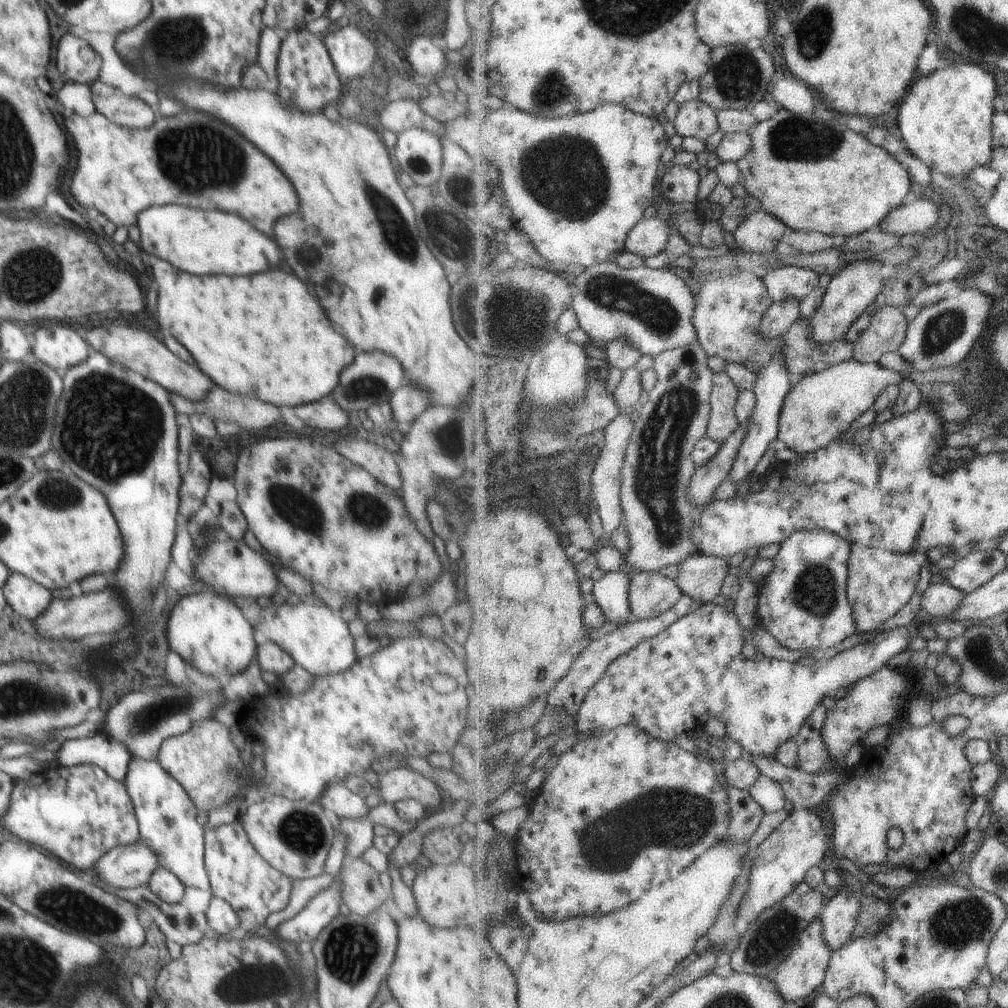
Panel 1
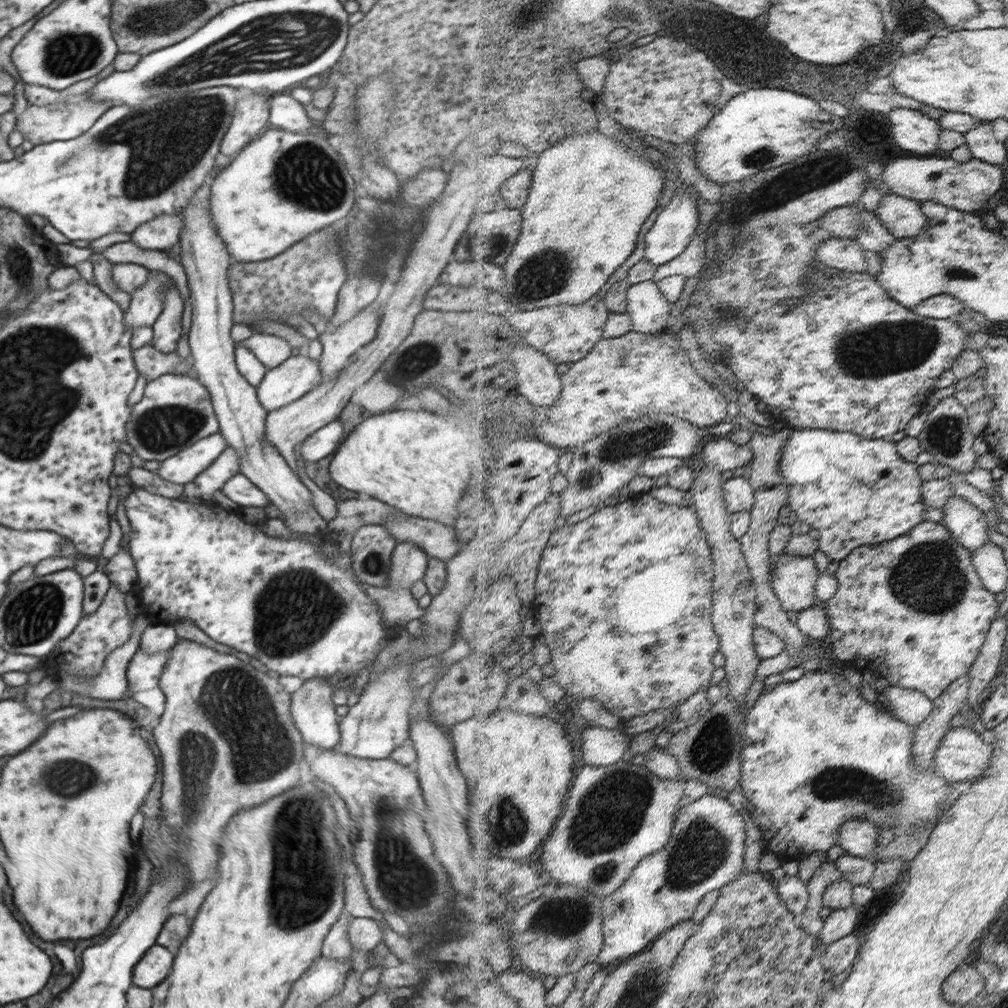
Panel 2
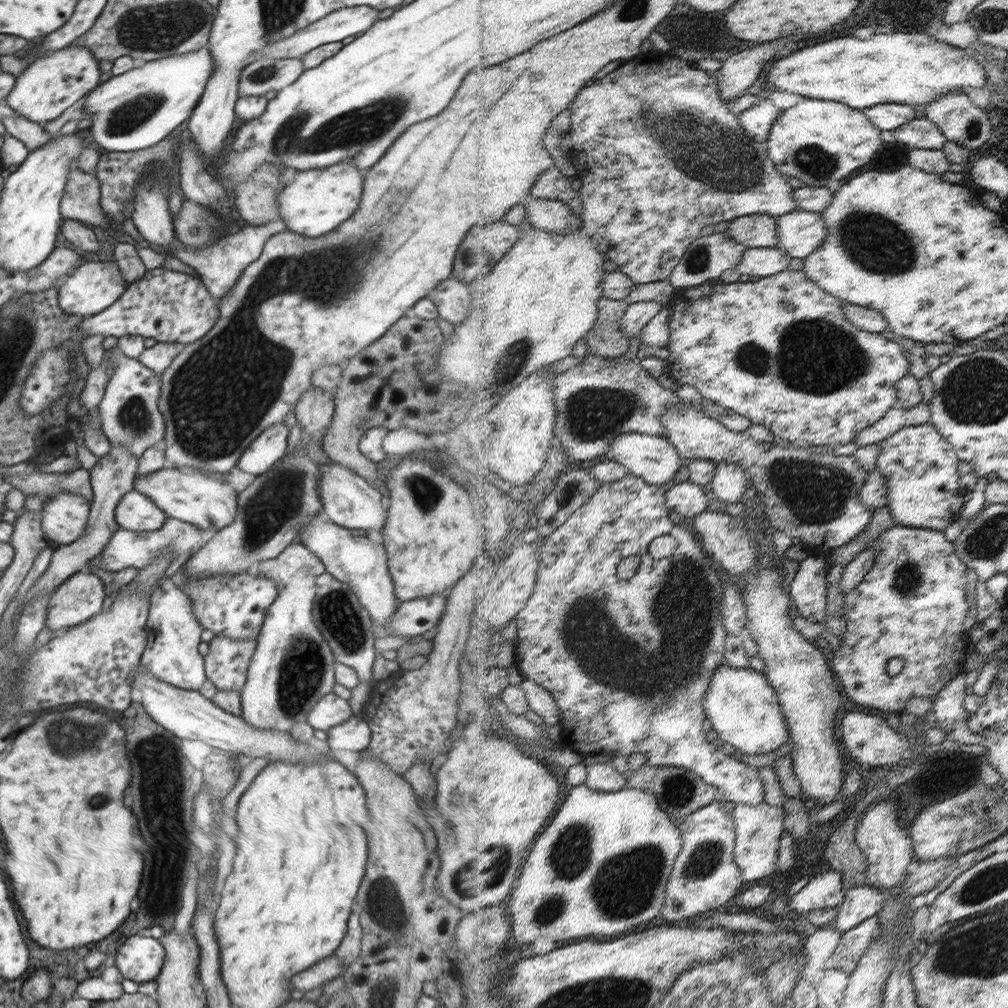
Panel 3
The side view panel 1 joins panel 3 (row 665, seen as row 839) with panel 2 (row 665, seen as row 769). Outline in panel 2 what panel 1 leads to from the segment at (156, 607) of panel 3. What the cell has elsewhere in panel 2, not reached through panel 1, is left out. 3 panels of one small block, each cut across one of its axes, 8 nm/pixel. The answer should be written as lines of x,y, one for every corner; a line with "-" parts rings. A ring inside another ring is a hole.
174,648
154,652
154,654
146,654
146,652
136,652
134,654
128,664
126,674
132,692
140,692
142,688
150,690
154,686
159,686
164,663
168,661
168,655
172,653
172,649

